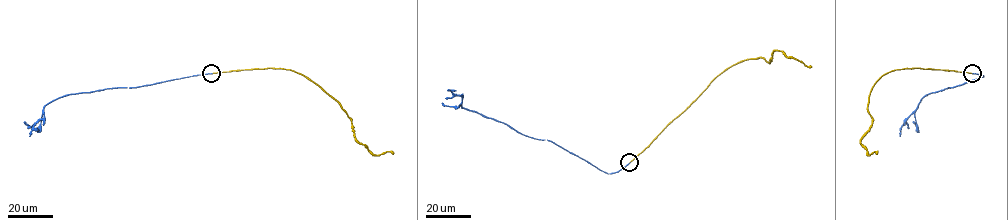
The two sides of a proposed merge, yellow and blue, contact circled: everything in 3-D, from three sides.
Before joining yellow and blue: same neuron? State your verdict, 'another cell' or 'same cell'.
another cell

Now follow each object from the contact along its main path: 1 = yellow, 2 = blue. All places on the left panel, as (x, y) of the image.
1: (211, 73), (292, 70), (338, 103), (360, 143), (374, 154), (393, 153)
2: (211, 73), (65, 95), (44, 107), (44, 118), (33, 126), (29, 136)

